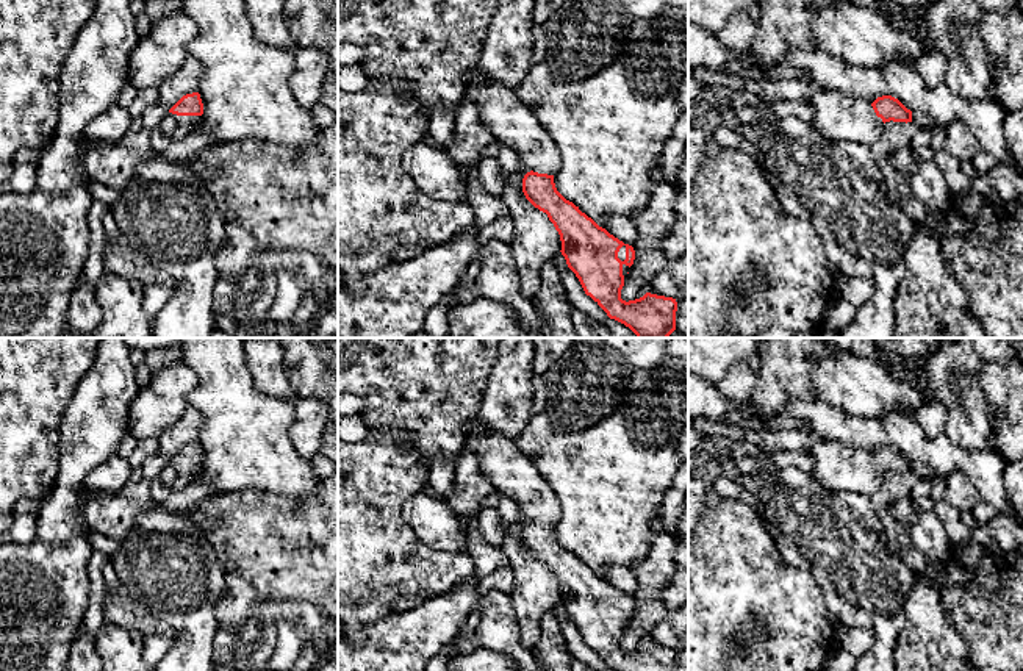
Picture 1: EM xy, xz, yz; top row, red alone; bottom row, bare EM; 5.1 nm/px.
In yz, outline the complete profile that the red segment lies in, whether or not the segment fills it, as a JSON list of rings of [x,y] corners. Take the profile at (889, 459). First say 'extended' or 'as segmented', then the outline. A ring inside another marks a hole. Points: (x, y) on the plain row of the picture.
extended | [[[818,441],[810,450],[812,475],[831,491],[871,496],[885,472],[912,472],[912,461],[892,446],[873,454],[835,441]]]

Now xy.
extended | [[[199,443],[183,446],[160,474],[161,482],[175,493],[189,486],[202,472],[203,454]]]

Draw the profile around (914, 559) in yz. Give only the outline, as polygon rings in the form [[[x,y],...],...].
[[[890,535],[890,546],[896,552],[896,555],[901,558],[901,562],[915,572],[915,576],[921,576],[926,571],[928,568],[926,557],[912,544],[899,544]]]

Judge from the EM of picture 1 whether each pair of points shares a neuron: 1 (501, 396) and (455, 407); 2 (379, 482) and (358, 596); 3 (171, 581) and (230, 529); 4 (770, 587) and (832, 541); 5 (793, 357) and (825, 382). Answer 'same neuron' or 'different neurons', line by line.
1: different neurons
2: same neuron
3: different neurons
4: different neurons
5: different neurons

